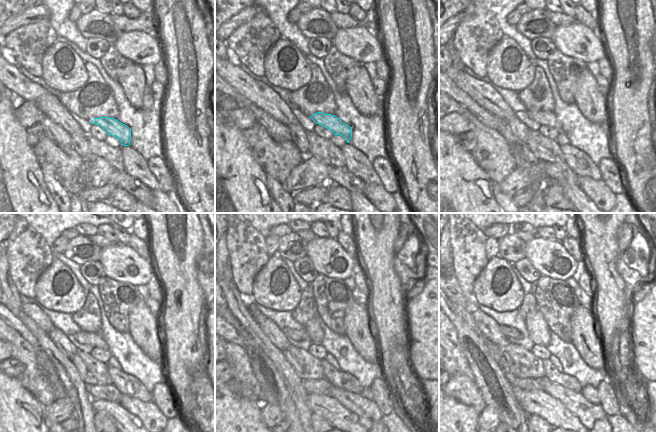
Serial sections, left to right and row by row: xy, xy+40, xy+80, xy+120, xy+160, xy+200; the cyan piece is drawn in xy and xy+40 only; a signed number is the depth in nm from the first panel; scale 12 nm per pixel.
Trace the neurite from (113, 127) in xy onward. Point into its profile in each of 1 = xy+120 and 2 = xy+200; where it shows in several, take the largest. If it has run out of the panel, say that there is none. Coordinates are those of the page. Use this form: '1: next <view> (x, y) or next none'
1: next xy+120 (94, 340)
2: next xy+200 (509, 332)

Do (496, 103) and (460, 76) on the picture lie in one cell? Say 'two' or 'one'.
one

